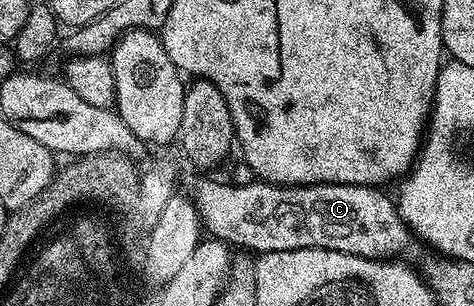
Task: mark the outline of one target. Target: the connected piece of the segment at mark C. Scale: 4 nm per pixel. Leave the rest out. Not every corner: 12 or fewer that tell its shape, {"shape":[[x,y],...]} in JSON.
{"shape":[[216,184],[204,231],[249,254],[401,258],[411,233],[368,184]]}

